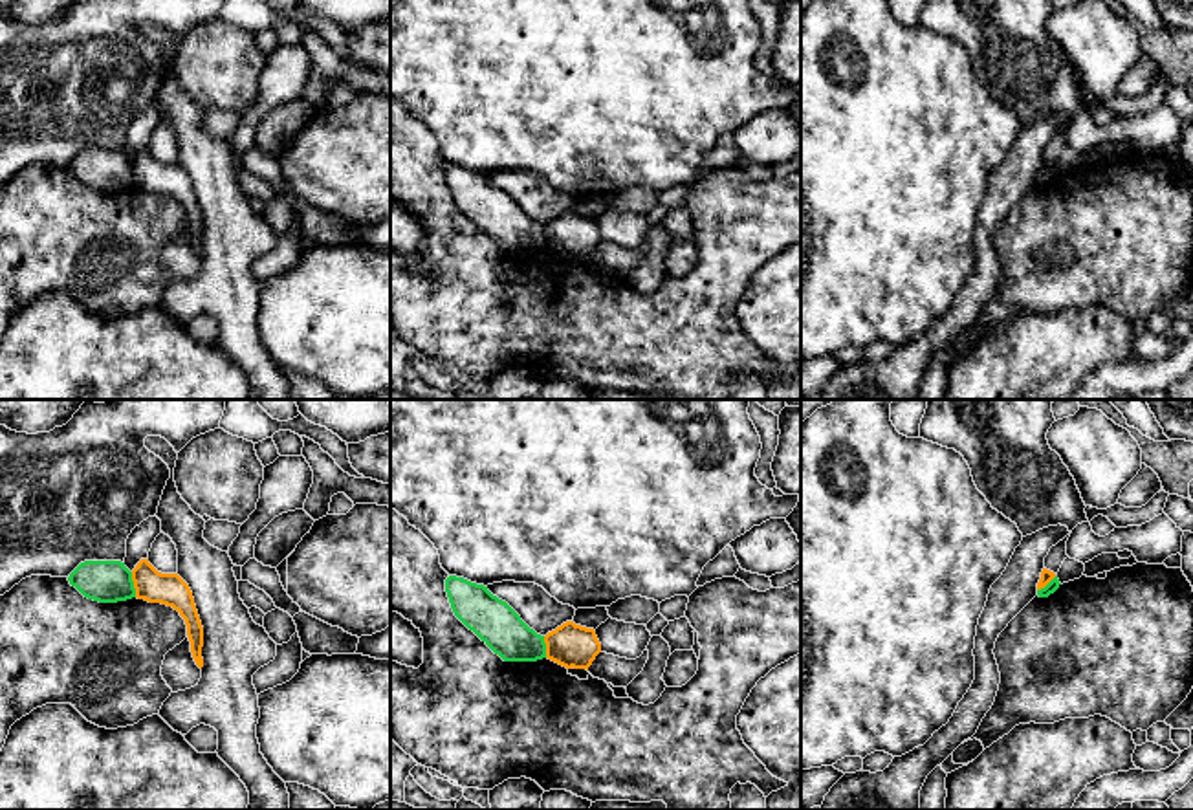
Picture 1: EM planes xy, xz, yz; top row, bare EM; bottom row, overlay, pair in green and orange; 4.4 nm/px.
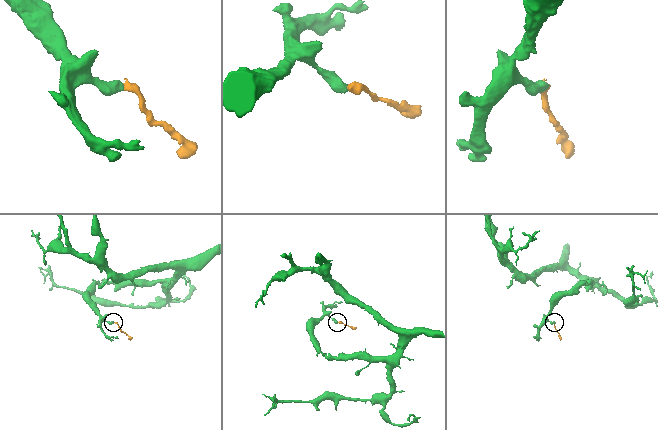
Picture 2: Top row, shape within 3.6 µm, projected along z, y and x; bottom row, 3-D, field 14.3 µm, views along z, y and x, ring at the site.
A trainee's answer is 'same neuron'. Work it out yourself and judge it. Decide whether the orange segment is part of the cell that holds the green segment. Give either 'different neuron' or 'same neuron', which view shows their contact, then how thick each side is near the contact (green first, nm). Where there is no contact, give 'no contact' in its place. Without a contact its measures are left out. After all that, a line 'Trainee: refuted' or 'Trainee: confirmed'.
different neuron | xy | 190/140 nm
Trainee: refuted

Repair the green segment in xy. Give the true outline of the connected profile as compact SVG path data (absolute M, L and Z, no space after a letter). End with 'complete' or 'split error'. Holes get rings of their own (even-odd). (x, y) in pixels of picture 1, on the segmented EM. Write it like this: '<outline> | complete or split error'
M84 561L68 577L84 597L117 603L136 597L132 572L121 561Z | complete

